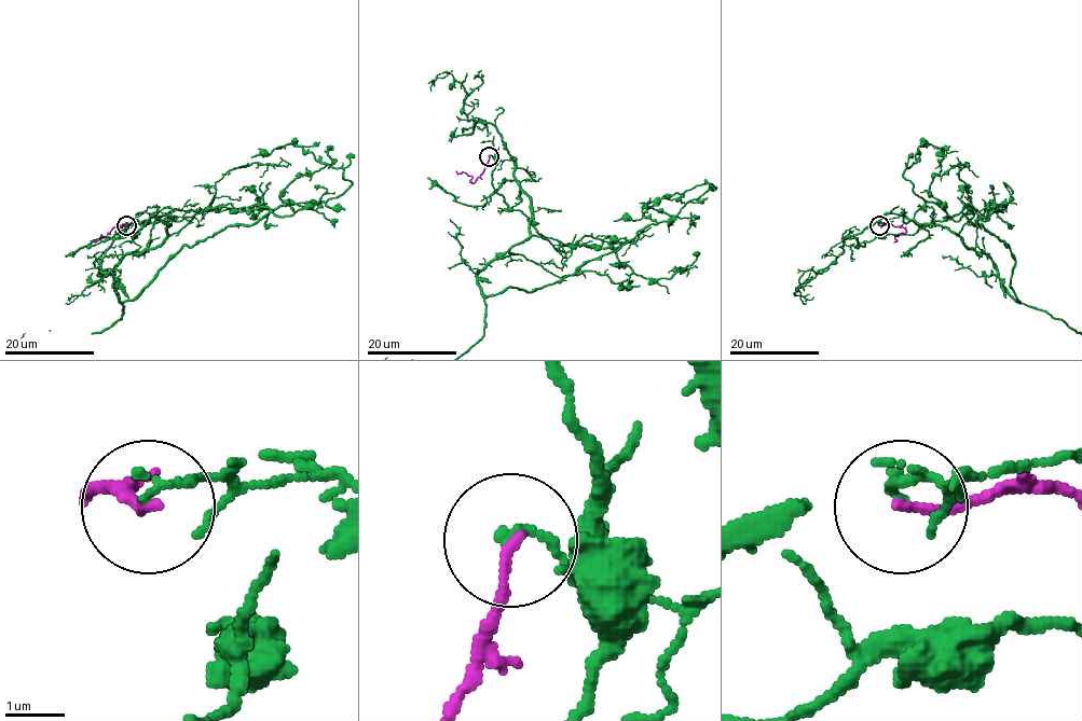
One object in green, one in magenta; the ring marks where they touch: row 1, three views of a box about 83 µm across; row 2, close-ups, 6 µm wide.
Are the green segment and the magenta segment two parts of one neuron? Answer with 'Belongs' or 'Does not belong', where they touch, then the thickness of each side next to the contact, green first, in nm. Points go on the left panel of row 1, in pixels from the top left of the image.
Does not belong. Place: (126, 225). Thickness 160 nm (green) against 170 nm

